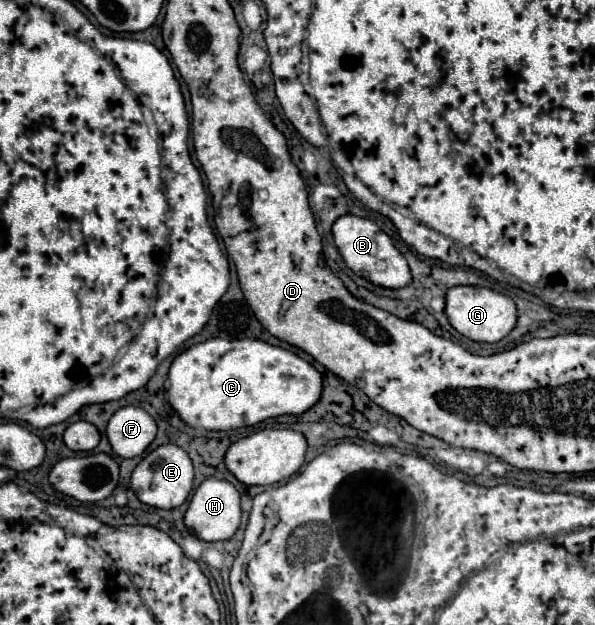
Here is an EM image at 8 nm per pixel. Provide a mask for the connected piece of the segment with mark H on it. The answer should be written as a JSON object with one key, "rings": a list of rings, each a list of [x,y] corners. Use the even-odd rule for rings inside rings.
{"rings":[[[204,479],[188,503],[184,525],[202,541],[224,541],[236,533],[236,529],[240,527],[240,519],[242,519],[242,511],[240,511],[238,489],[228,481]]]}

